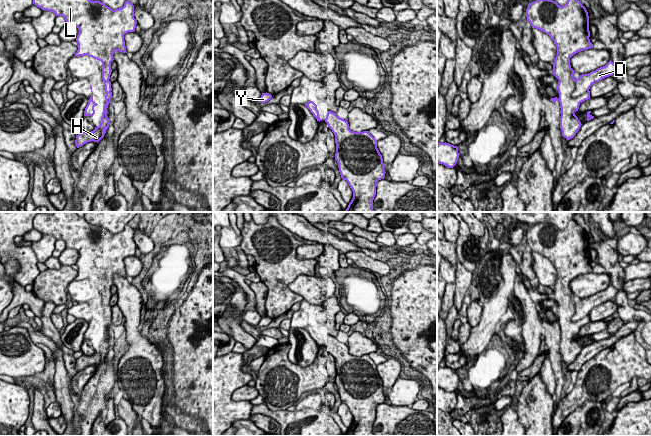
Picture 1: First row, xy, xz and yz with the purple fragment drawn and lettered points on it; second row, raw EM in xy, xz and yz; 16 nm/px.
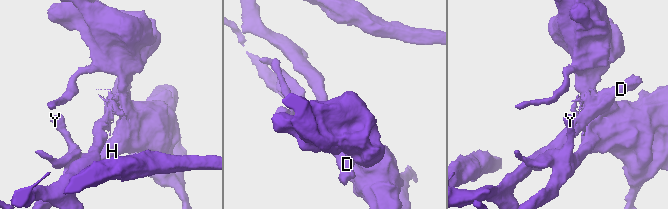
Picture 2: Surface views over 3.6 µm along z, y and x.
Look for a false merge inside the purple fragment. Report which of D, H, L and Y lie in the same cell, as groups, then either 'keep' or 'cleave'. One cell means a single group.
groups D / H L Y; cleave

